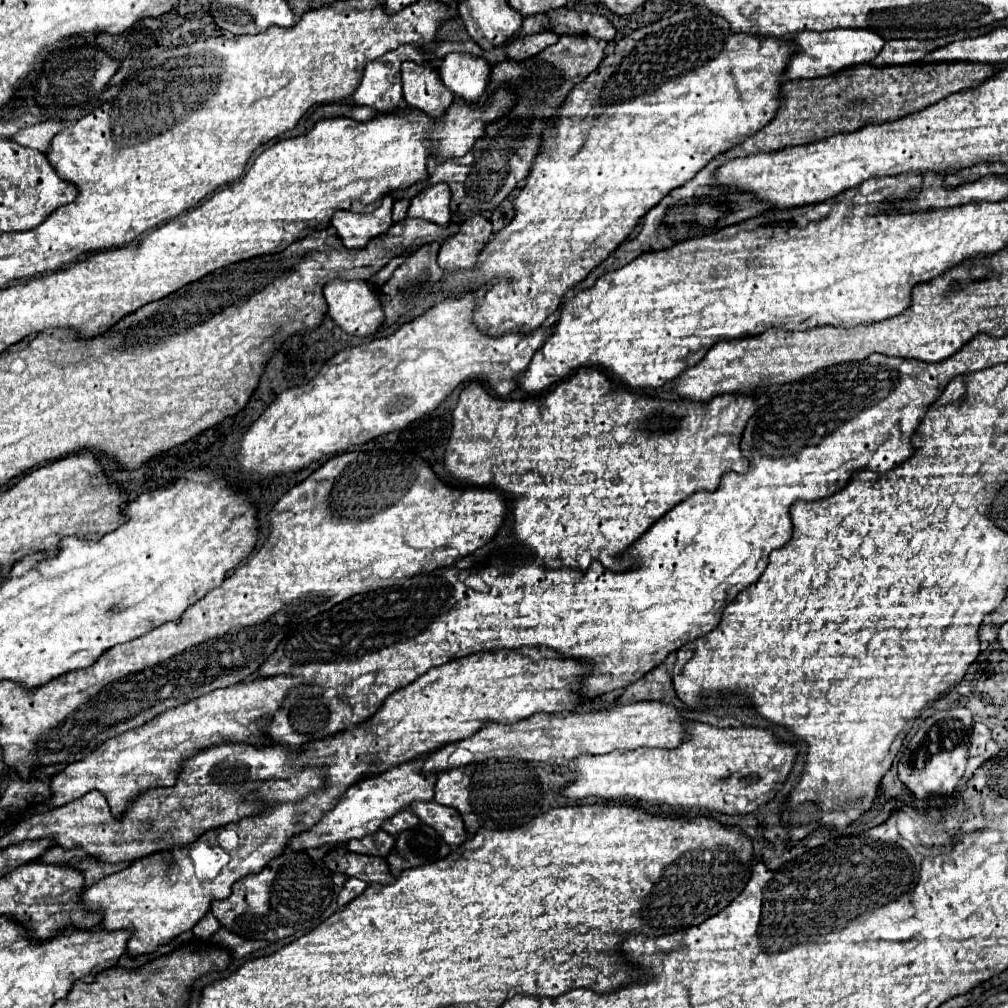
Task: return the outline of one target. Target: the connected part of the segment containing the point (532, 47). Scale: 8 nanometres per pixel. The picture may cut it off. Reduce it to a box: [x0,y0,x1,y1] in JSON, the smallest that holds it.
[505,30,559,60]

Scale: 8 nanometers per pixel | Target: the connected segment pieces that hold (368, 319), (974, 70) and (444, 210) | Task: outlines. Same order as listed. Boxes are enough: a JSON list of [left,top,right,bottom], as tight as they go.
[[325,280,385,336],[725,62,997,160],[409,184,451,226]]

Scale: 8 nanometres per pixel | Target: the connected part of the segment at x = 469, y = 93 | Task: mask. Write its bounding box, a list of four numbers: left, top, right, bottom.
[439,52,491,102]

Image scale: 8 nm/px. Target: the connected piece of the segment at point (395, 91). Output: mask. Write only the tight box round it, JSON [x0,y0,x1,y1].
[353,44,423,112]

